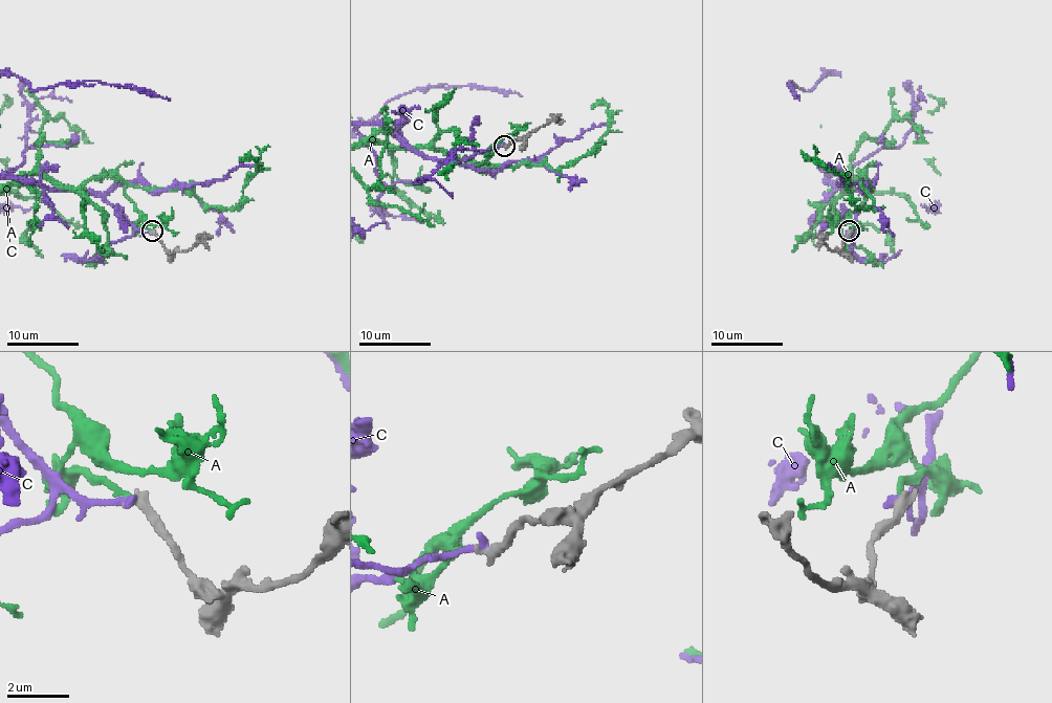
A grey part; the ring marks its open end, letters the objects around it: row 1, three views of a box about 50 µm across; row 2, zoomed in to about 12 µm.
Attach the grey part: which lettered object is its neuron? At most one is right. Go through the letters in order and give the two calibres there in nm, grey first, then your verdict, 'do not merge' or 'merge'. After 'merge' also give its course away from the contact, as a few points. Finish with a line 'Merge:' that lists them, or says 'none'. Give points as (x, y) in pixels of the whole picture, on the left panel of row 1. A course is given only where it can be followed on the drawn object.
A: 400/170 nm | merge
C: 400/240 nm | do not merge
Merge: A

